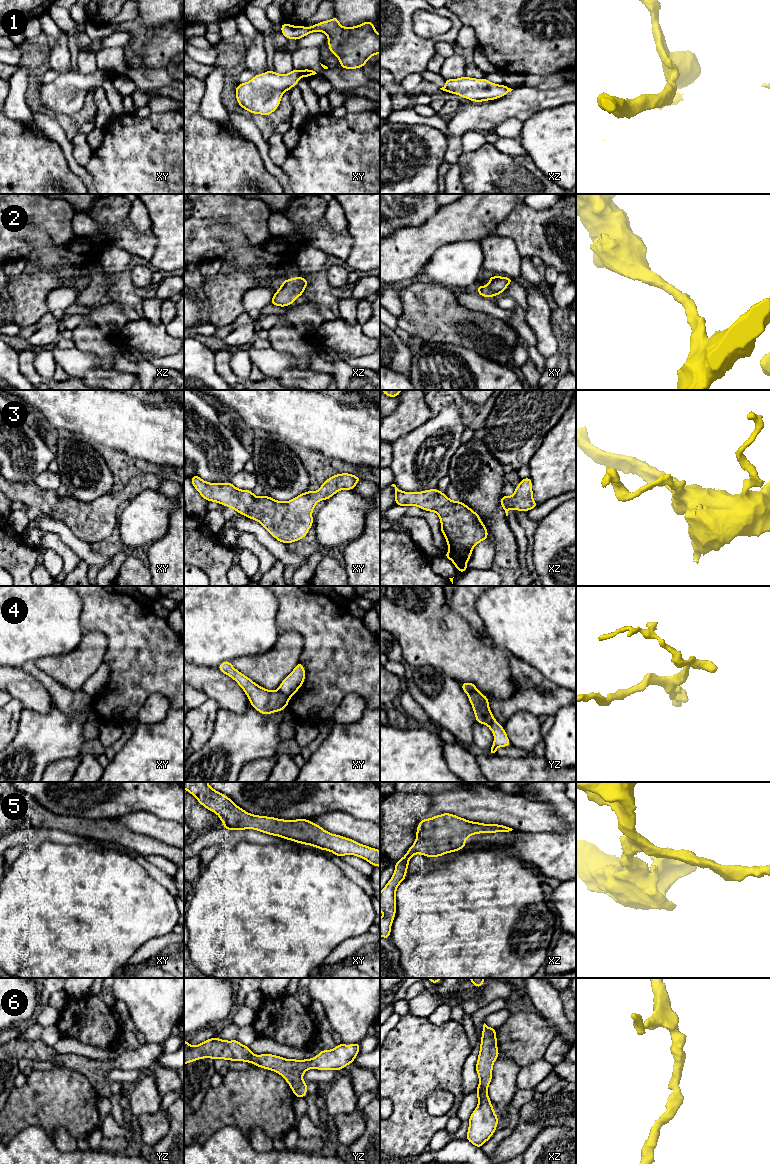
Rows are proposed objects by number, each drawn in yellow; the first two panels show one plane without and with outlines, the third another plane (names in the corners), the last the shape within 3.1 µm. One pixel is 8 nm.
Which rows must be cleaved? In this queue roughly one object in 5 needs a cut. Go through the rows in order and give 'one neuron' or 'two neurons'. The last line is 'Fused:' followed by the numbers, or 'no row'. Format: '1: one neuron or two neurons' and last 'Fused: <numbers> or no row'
1: one neuron
2: one neuron
3: one neuron
4: two neurons
5: one neuron
6: one neuron
Fused: 4

